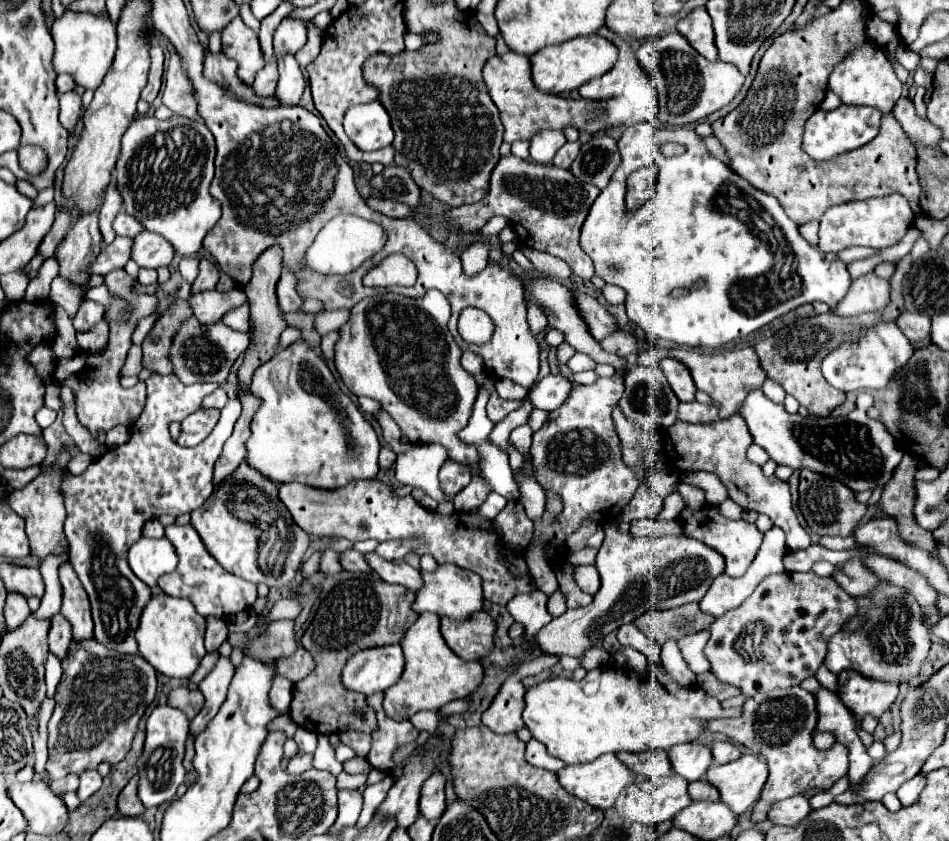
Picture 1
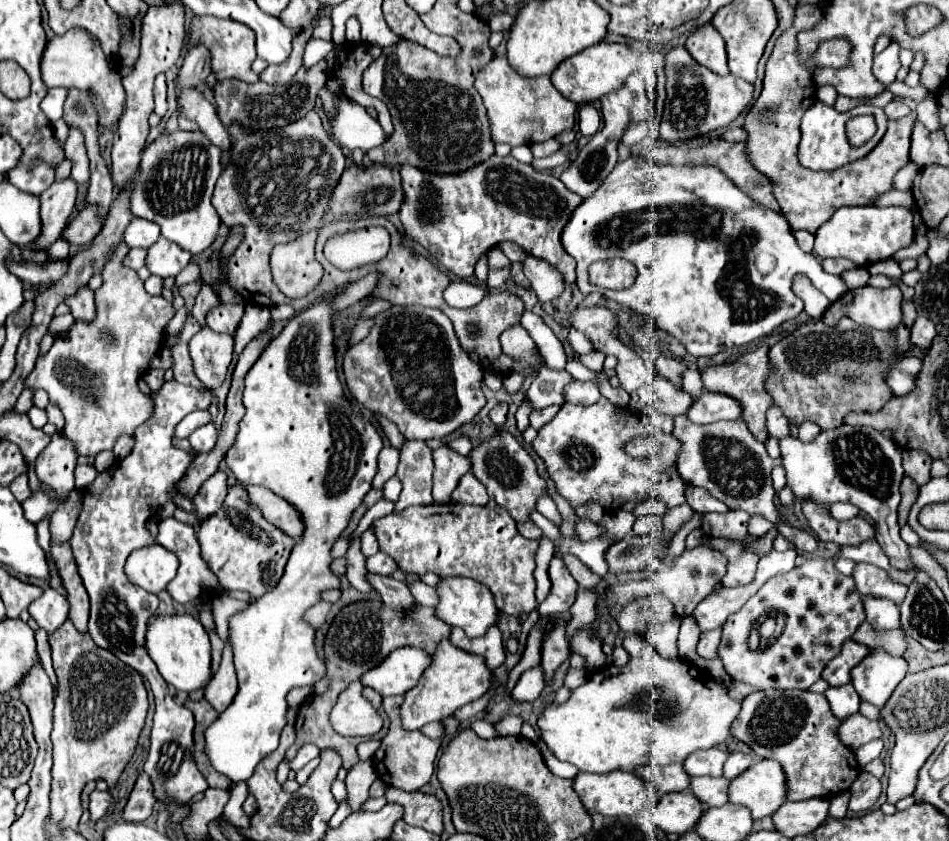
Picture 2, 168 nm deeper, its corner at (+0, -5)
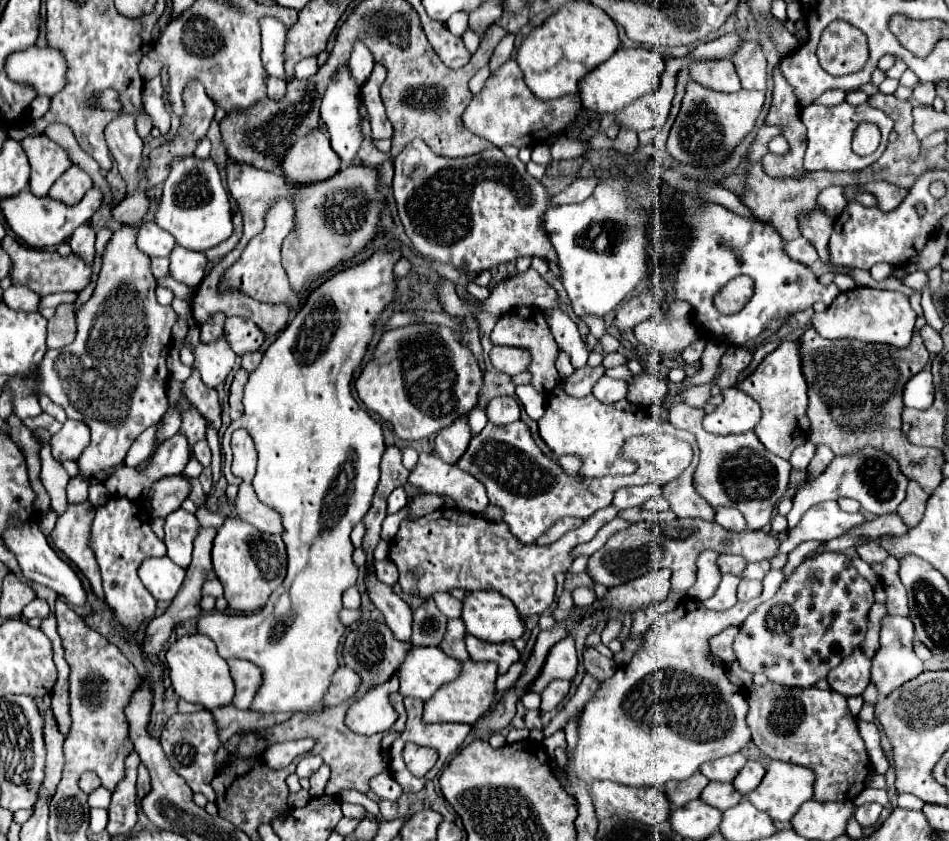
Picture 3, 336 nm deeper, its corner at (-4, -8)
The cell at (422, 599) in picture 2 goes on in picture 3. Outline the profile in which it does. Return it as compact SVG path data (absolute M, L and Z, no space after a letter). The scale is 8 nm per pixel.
M435 593L433 599L445 617L459 617L461 615L461 601L451 597L449 593Z

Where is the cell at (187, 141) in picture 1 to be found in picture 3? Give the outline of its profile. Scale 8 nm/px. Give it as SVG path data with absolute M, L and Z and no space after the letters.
M179 155L169 165L169 175L163 183L161 197L155 207L155 223L175 237L175 243L191 249L205 251L217 247L233 233L229 193L225 191L215 161L199 159L195 155Z

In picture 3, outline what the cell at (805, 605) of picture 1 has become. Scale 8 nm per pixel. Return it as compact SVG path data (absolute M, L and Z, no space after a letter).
M817 553L803 559L803 563L793 571L793 575L781 583L773 599L761 603L739 627L733 641L733 651L739 665L749 673L763 673L769 681L807 689L827 675L829 669L837 667L843 655L849 655L861 645L867 631L867 613L873 603L873 587L855 571L851 559L845 553Z

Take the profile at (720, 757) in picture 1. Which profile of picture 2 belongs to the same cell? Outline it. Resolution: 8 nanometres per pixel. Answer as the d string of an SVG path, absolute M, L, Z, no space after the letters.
M731 752L729 758L727 758L727 762L725 762L725 774L723 776L727 780L733 780L733 778L741 776L751 764L753 764L751 756L747 756L743 752Z

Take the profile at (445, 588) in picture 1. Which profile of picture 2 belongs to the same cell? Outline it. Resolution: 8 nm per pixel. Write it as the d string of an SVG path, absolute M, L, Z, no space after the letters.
M443 578L439 588L439 606L437 606L437 618L441 618L443 622L447 622L449 626L459 626L467 632L469 638L477 638L487 634L487 630L491 626L497 624L499 618L499 610L495 608L495 598L491 596L491 590L483 584L479 584L477 580L471 578Z

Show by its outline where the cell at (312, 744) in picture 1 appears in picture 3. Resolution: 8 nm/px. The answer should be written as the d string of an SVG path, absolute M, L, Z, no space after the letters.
M305 755L299 763L297 763L297 775L299 777L311 777L319 767L321 767L323 759L319 759L319 755Z

